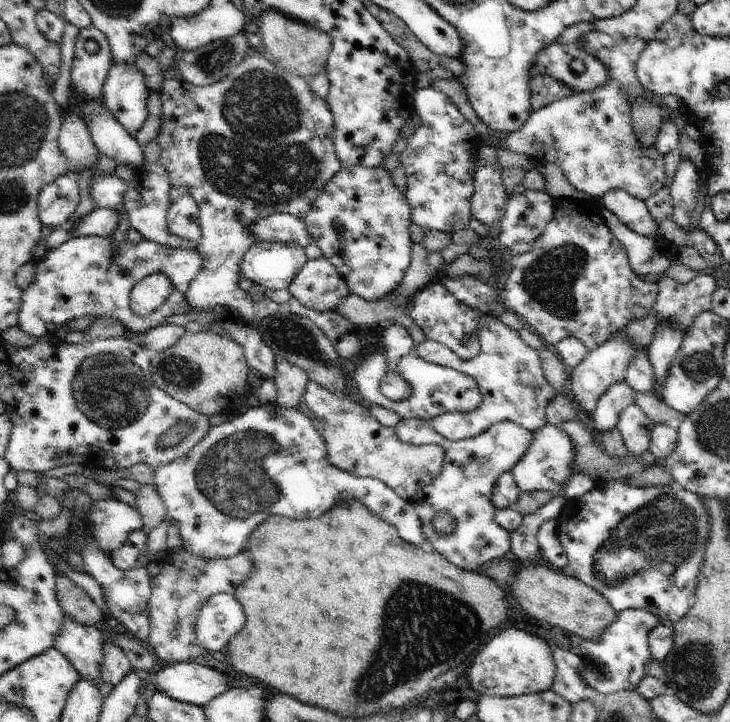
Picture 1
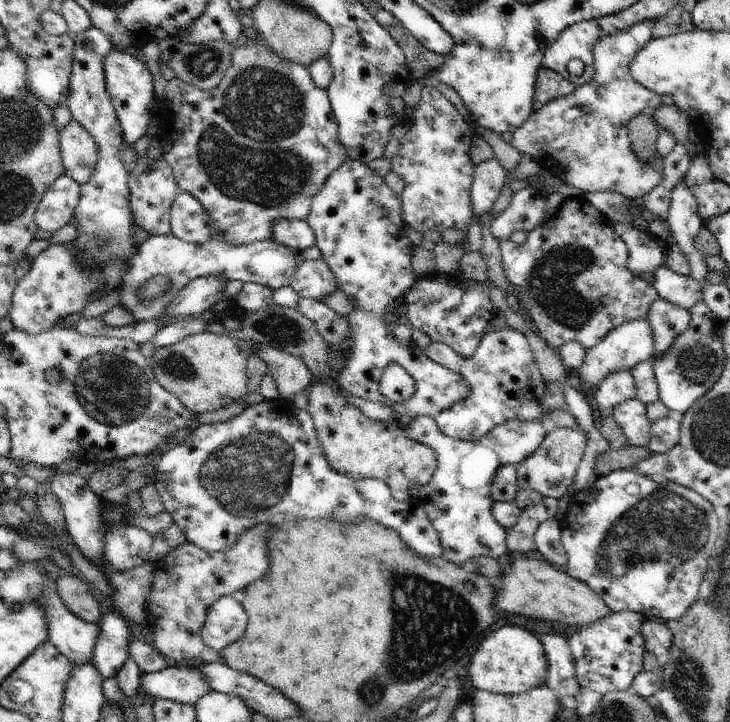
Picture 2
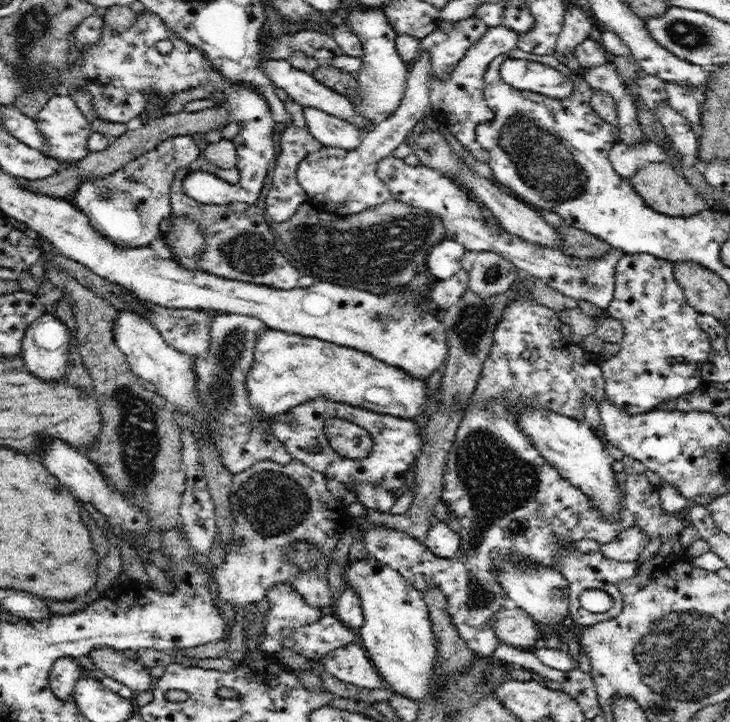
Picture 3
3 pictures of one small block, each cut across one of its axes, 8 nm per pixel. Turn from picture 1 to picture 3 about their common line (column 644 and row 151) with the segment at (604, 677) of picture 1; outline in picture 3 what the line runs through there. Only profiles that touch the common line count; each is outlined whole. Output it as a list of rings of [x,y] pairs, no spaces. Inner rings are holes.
[[[642,138],[638,145],[626,145],[626,142],[618,139],[609,155],[614,171],[628,181],[649,163],[666,162],[674,167],[674,158],[678,162],[685,162],[680,153],[673,152],[672,146],[670,149],[664,149],[646,138]]]

